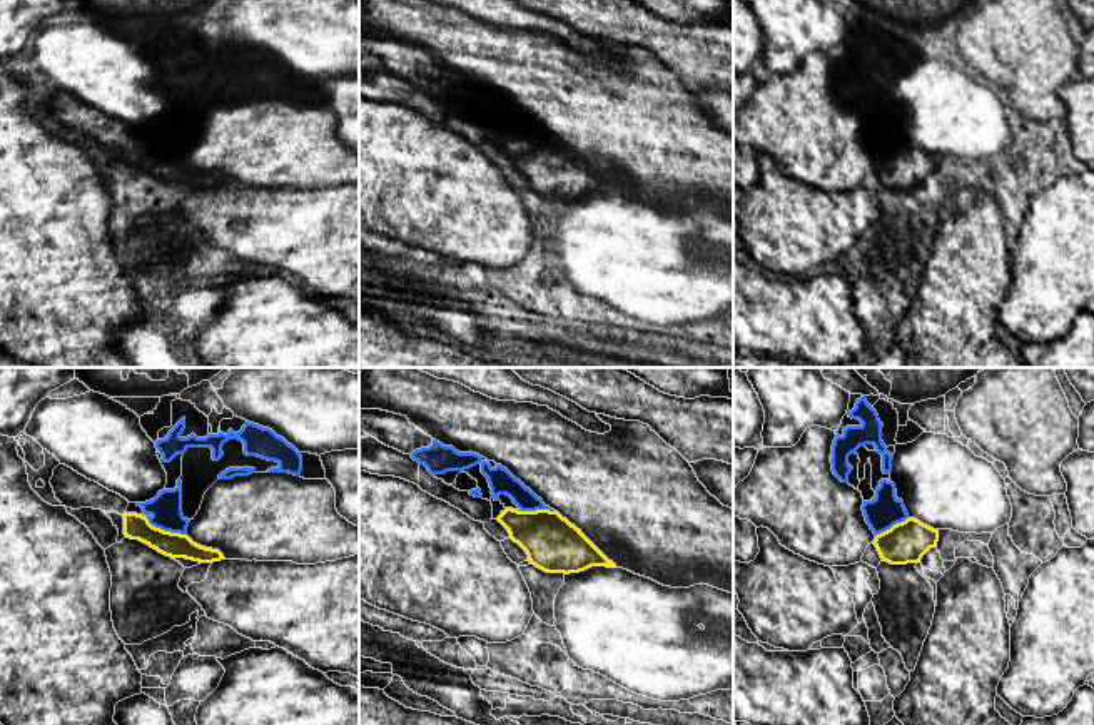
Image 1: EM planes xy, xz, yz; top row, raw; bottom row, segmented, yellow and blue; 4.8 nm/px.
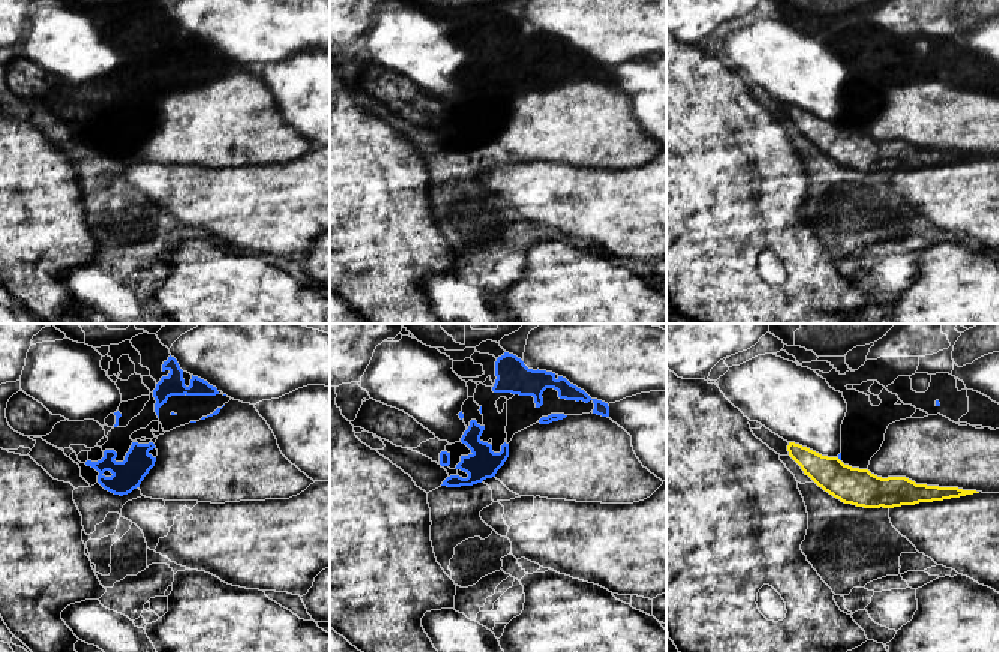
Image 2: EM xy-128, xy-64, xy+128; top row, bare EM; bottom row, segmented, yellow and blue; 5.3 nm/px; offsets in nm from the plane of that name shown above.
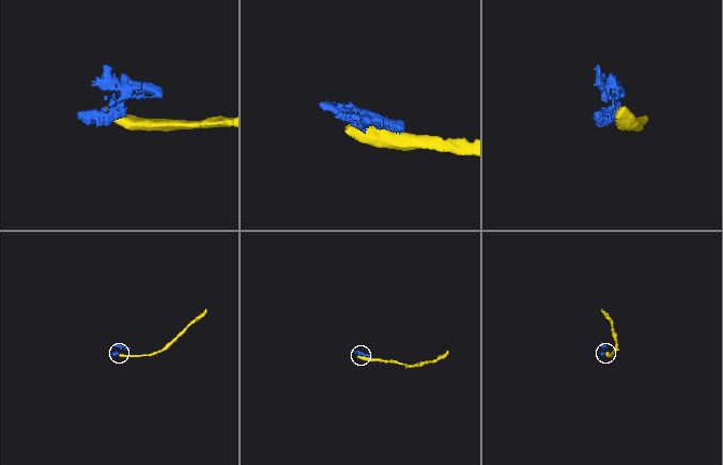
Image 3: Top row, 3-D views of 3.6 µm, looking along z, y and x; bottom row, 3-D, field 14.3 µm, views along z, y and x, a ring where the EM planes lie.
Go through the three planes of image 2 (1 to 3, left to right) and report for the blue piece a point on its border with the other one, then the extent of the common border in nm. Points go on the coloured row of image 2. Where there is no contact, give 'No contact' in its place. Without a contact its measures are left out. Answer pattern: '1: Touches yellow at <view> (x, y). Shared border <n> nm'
1: No contact
2: No contact
3: Touches yellow at xy+128 (839, 459). Shared border 30 nm

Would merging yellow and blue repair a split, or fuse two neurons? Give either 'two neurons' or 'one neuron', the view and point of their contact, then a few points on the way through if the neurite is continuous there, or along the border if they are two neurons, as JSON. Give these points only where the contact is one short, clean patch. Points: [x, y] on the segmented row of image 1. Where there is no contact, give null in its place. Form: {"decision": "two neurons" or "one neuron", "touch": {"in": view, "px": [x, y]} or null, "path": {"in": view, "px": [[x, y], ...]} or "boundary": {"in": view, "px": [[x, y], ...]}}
{"decision": "two neurons", "touch": {"in": "xy", "px": [166, 532]}, "boundary": {"in": "xy", "px": [[146, 518], [156, 527], [186, 535]]}}

